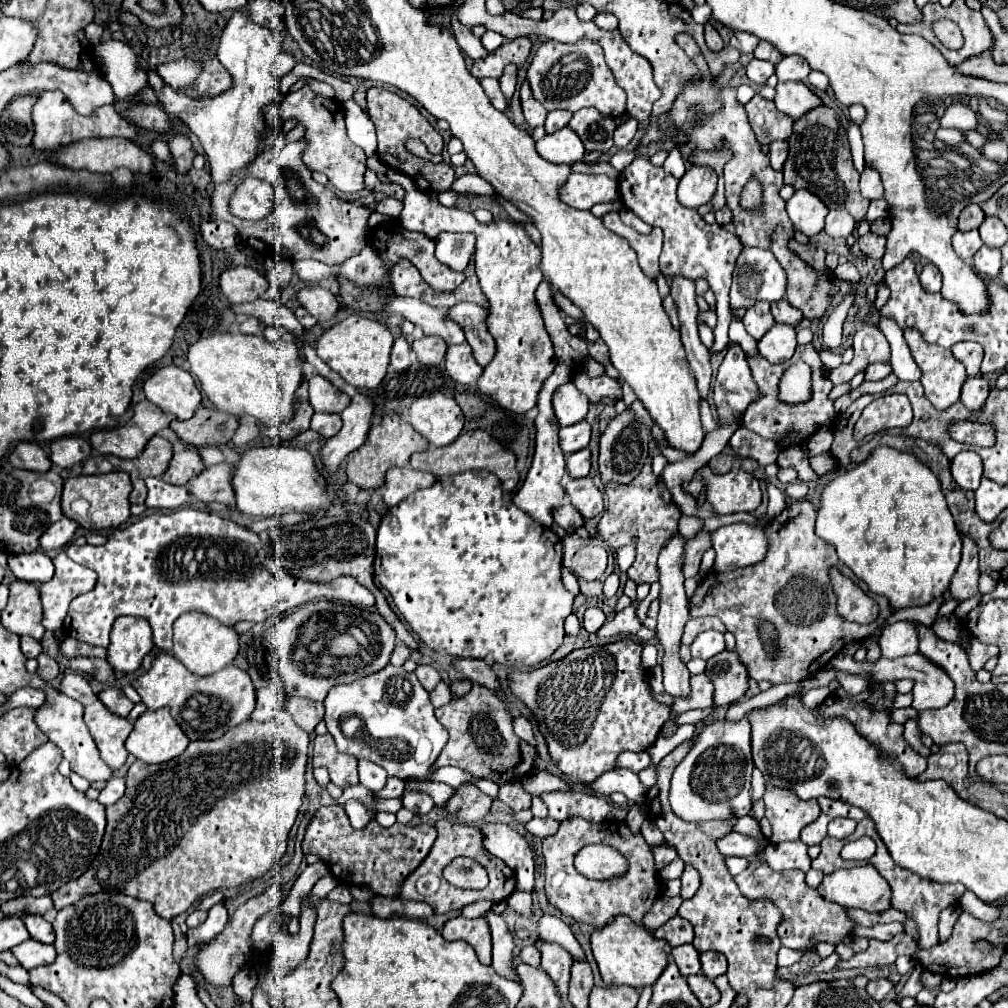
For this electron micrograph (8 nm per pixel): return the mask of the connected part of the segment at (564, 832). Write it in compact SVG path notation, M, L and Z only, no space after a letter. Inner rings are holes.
M570 817L560 823L560 829L556 835L546 837L542 841L542 855L546 859L546 897L548 897L548 901L554 907L558 907L566 917L588 923L596 929L600 929L602 925L608 925L618 915L626 915L626 917L634 919L638 925L642 925L644 915L652 909L654 901L662 895L662 883L656 873L656 863L654 863L654 857L646 845L644 837L634 835L624 821L604 821L604 823L596 825L590 821L582 821L582 817ZM594 843L610 845L626 857L628 869L622 877L594 881L594 879L586 879L580 873L576 873L576 869L572 865L572 857L584 845L594 845Z

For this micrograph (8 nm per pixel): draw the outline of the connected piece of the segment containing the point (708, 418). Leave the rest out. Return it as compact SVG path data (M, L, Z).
M703 399L700 402L700 415L703 428L706 432L717 429L717 423L714 421L708 402Z

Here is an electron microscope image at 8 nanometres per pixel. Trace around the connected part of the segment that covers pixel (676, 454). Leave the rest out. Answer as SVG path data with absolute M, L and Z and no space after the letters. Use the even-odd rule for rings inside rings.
M654 438L654 441L656 442L662 455L664 455L669 462L681 461L685 458L692 457L694 455L670 447L664 447L660 444L660 442L656 438Z

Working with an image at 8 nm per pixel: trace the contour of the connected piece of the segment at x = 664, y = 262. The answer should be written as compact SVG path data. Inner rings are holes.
M646 157L634 159L628 169L620 173L618 179L620 185L620 195L624 201L624 207L628 205L630 211L638 213L646 223L652 223L654 227L662 227L664 231L664 249L660 255L660 269L666 277L682 275L692 281L696 279L706 279L710 289L716 295L716 313L718 313L718 323L714 327L714 345L710 347L710 353L722 351L730 340L728 337L729 325L732 321L730 313L730 299L728 291L732 285L732 273L736 267L736 259L742 253L742 243L738 237L718 223L708 225L696 209L682 207L676 199L676 185L678 181L662 171L662 167L654 167Z

